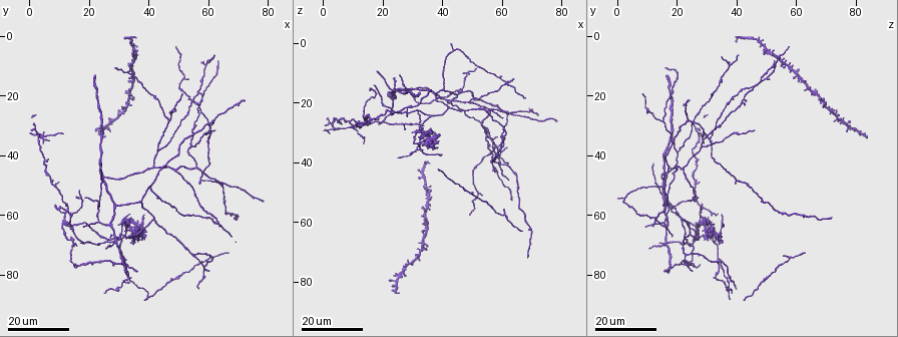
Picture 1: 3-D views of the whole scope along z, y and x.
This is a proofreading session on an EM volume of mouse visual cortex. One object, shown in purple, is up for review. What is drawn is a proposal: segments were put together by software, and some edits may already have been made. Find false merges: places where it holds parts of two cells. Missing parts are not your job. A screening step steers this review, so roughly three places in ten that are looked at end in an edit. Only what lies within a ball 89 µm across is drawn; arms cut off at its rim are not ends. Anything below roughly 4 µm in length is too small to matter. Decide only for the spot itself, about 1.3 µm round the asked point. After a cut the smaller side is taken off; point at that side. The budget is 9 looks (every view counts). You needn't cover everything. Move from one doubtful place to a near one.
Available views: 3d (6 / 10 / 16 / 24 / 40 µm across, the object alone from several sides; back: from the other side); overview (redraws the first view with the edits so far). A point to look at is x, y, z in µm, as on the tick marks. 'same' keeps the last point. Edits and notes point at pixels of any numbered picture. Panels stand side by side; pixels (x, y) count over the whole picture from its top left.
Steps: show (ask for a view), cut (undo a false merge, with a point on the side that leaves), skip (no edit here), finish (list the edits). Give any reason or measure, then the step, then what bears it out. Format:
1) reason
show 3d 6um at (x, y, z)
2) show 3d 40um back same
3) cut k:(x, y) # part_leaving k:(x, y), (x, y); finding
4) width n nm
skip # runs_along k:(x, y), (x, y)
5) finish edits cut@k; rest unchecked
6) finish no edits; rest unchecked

a fork
show 3d 16um at (41, 61, 22)

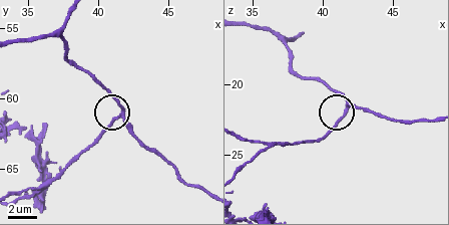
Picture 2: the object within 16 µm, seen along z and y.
zoom in
show 3d 10um at (41.6, 61.2, 22.0)

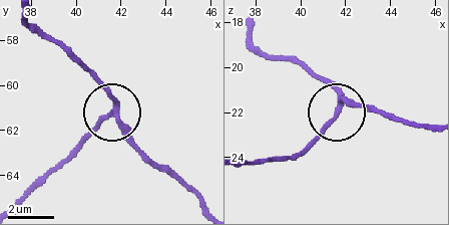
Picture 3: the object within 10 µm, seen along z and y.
skip # runs_along 3:(27, 19), (106, 88), (115, 124), (144, 156); continuous, no second cell

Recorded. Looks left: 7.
show 3d 16um at (24, 57, 17)

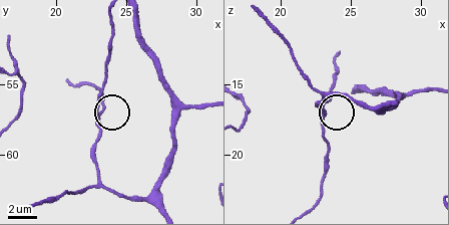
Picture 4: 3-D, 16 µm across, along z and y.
show 3d 6um at (22.8, 57.8, 17.4)

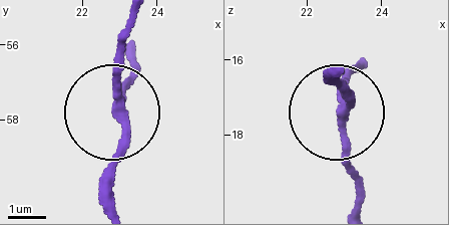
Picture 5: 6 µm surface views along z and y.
width 190 nm
skip # all the same cell

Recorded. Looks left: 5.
small branch off a trunk
show 3d 16um at (29, 69, 16)

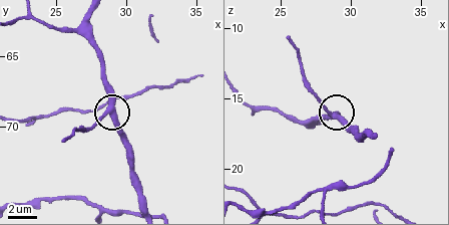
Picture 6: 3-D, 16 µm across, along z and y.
closer look
show 3d 6um at (29.0, 69.4, 16.4)

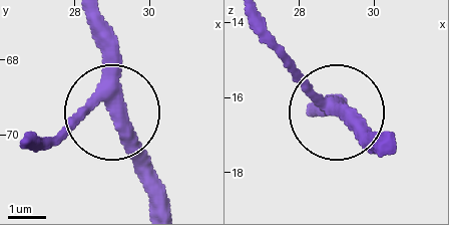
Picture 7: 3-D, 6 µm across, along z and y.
arms 3
skip # all the same cell

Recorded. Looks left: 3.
three arms meet
show 3d 16um at (23, 62, 15)

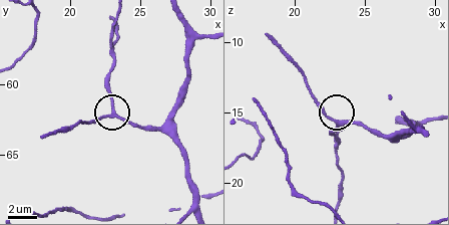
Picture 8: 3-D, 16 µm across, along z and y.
closer look
show 3d 6um at (23.0, 62.2, 15.6)

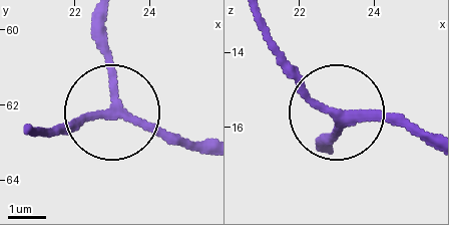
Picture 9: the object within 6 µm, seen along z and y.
skip # all the same cell

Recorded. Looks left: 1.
finish no edits; rest unchecked

